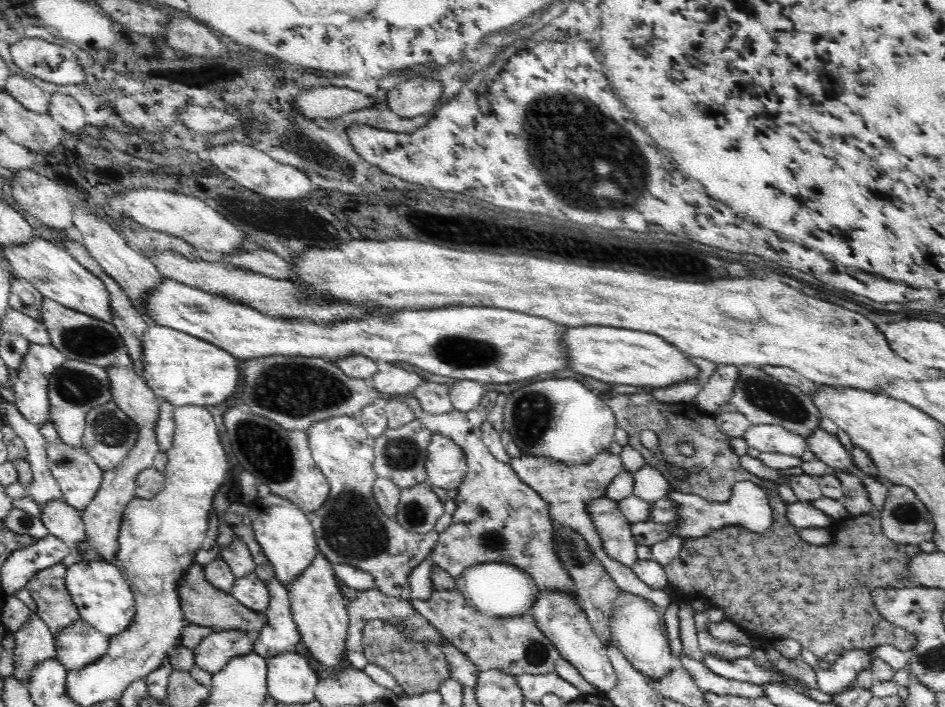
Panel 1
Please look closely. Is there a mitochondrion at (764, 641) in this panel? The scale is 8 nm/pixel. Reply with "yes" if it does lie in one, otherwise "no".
no

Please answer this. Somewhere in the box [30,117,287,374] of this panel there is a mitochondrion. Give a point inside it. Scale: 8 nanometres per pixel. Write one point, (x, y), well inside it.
(90, 340)

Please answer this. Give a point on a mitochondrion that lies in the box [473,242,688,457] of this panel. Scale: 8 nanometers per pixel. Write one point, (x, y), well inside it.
(531, 414)

